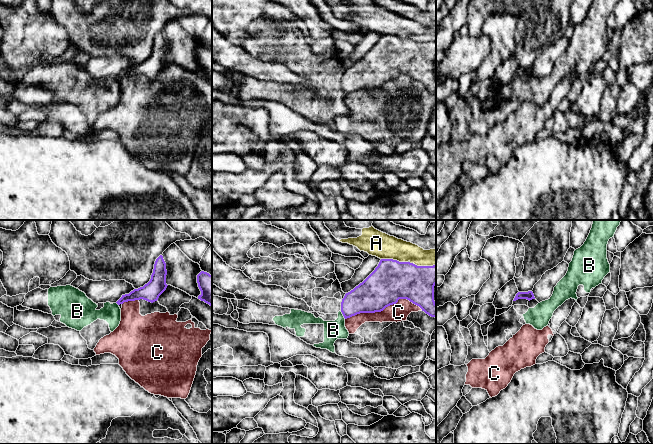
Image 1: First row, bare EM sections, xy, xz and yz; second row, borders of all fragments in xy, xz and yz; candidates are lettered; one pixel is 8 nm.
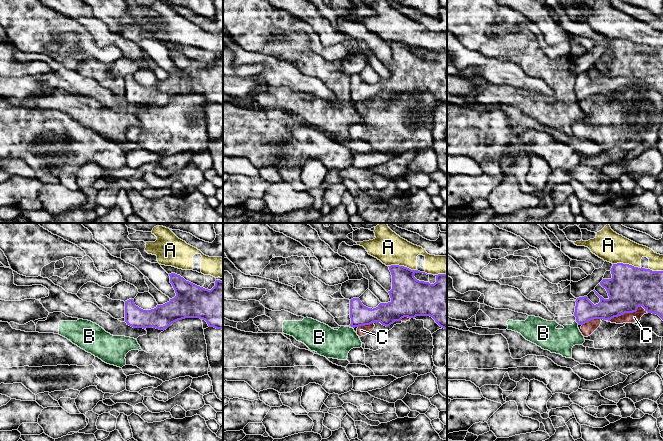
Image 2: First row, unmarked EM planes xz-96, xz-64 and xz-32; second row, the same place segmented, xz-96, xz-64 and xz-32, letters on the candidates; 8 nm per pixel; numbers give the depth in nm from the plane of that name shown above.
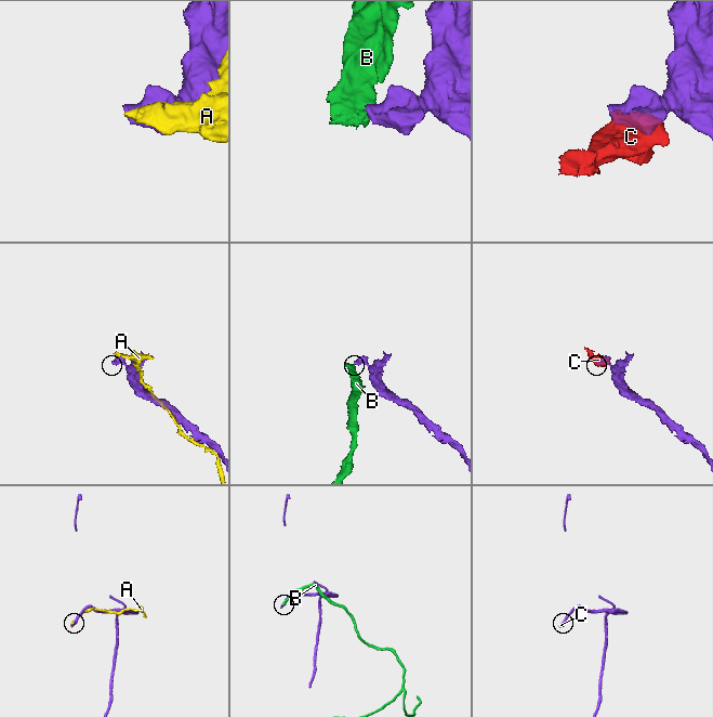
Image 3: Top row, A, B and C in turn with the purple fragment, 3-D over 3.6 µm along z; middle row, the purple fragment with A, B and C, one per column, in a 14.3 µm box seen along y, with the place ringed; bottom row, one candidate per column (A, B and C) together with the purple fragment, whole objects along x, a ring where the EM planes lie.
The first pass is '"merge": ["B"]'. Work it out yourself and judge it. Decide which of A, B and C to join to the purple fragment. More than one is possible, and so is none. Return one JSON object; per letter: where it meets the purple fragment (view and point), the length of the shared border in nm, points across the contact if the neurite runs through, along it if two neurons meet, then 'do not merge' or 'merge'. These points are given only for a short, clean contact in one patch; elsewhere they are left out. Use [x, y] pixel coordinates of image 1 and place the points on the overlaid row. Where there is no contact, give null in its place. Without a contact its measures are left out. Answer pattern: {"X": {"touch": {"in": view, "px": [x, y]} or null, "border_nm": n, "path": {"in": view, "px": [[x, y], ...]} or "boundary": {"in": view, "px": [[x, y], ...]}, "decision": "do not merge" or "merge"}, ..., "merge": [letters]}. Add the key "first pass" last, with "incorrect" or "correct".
{"A": {"touch": {"in": "xz", "px": [394, 260]}, "border_nm": 220, "decision": "do not merge"}, "B": {"touch": {"in": "xz", "px": [342, 313]}, "border_nm": 80, "boundary": {"in": "xz", "px": [[340, 310], [345, 318]]}, "decision": "do not merge"}, "C": {"touch": {"in": "xz", "px": [383, 309]}, "border_nm": 650, "decision": "do not merge"}, "merge": [], "first pass": "incorrect"}

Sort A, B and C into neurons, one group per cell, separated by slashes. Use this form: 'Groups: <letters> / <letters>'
Groups: A / B / C

